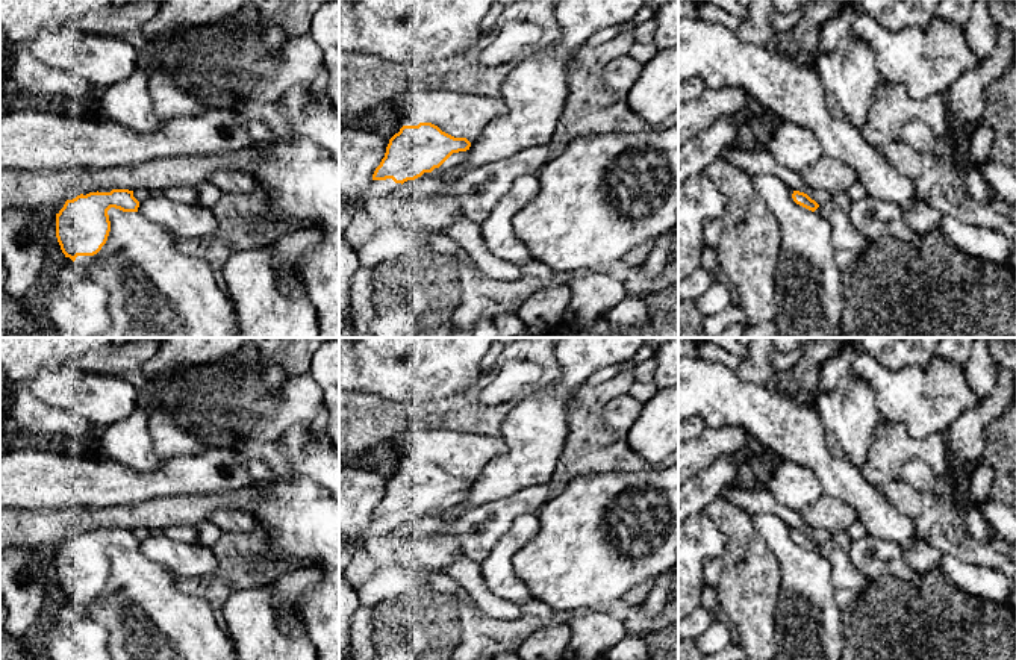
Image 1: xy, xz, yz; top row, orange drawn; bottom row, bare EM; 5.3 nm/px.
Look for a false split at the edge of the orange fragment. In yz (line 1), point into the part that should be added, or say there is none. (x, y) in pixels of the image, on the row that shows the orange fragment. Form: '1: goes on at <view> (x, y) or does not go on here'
1: does not go on here

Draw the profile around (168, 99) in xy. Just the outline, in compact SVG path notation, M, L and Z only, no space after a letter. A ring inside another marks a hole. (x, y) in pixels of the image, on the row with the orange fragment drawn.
M162 70L150 73L147 89L153 103L153 111L162 123L179 117L200 115L207 111Z

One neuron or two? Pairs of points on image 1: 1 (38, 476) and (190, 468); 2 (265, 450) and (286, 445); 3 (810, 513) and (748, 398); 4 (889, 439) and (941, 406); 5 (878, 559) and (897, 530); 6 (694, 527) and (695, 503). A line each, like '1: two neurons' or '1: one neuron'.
1: one neuron
2: two neurons
3: two neurons
4: two neurons
5: two neurons
6: two neurons

